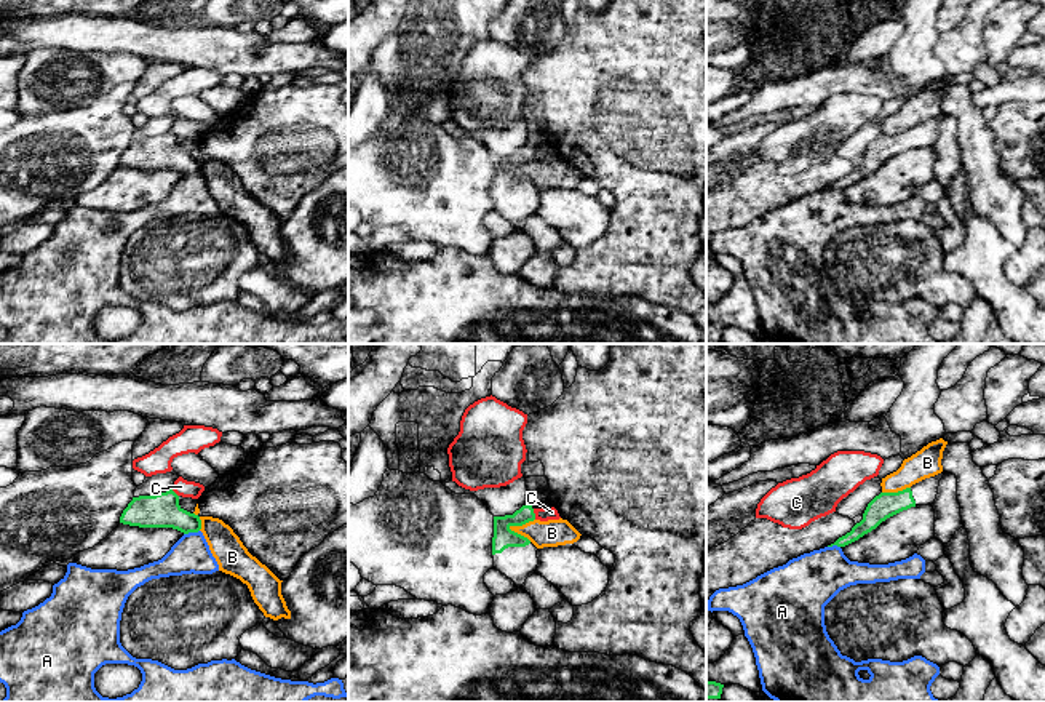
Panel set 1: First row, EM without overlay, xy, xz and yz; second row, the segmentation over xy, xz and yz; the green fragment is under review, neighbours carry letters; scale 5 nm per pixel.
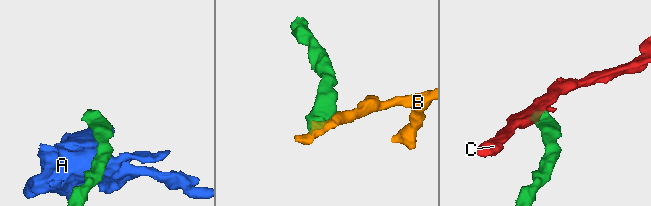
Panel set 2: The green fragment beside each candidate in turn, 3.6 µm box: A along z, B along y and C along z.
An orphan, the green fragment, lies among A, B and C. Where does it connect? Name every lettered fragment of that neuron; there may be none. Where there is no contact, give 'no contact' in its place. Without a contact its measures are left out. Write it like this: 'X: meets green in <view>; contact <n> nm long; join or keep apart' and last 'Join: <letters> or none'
A: meets green in xy; contact 80 nm long; keep apart
B: meets green in xz; contact 140 nm long; keep apart
C: meets green in xz; contact 60 nm long; keep apart
Join: none

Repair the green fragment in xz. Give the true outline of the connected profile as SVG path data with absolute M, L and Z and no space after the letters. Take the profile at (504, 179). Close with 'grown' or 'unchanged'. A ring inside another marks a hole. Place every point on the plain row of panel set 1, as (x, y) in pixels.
M526 146L513 157L494 158L492 200L494 209L522 229L527 219L535 216L538 200L537 189L524 177L511 173L535 162L532 147Z; grown

